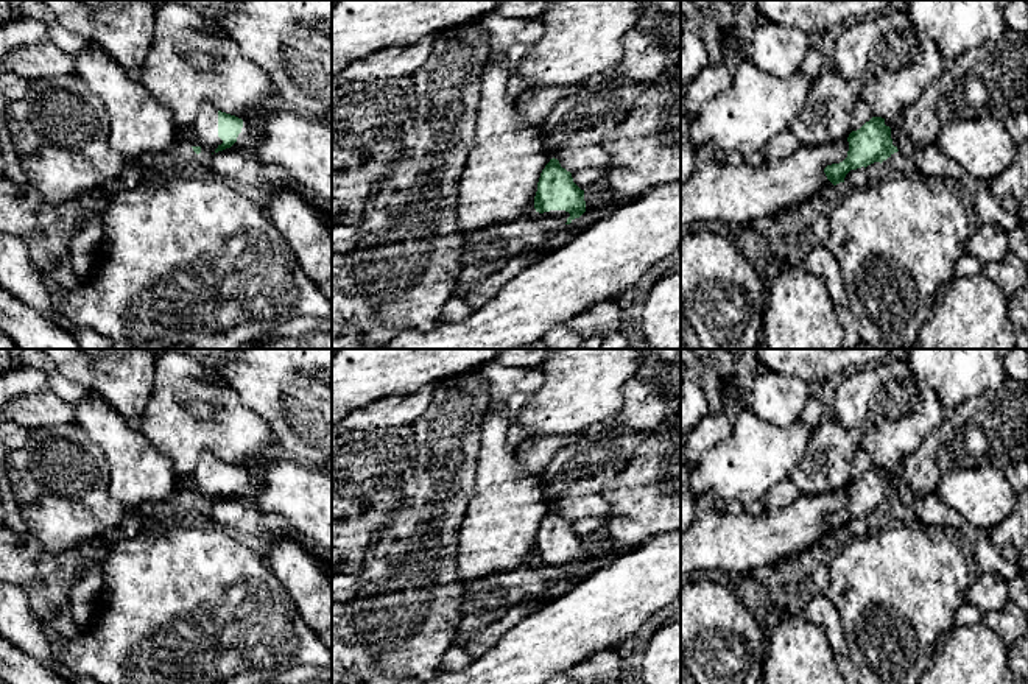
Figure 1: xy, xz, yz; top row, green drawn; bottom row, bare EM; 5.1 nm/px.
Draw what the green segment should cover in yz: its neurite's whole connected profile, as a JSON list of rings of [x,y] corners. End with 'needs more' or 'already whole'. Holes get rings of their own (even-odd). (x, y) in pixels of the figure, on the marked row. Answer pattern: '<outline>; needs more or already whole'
[[[872,117],[860,129],[852,131],[847,137],[847,157],[840,164],[832,164],[824,168],[827,179],[836,185],[844,182],[850,170],[868,167],[874,162],[883,162],[897,153],[897,137],[902,117],[897,120],[885,120]]]; needs more

